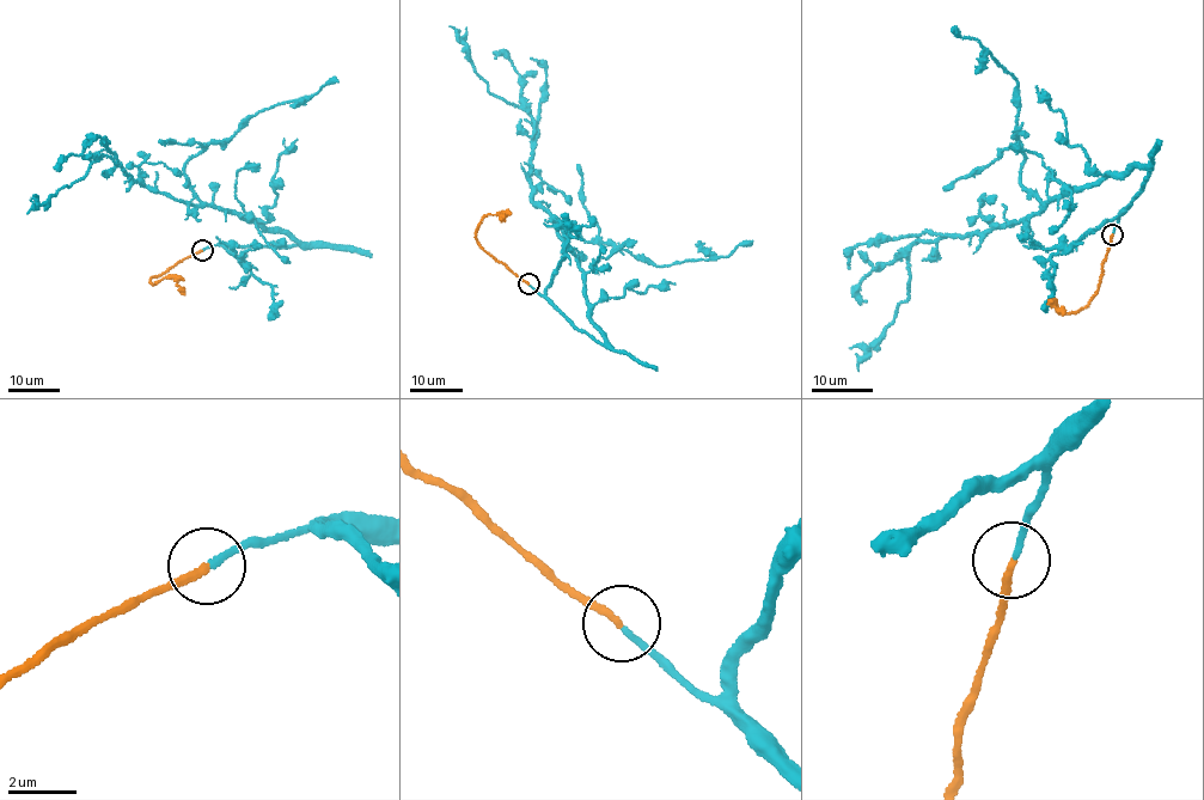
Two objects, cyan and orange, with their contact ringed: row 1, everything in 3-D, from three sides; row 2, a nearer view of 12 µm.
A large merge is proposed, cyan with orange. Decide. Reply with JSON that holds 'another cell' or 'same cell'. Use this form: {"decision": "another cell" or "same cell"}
{"decision": "same cell"}

